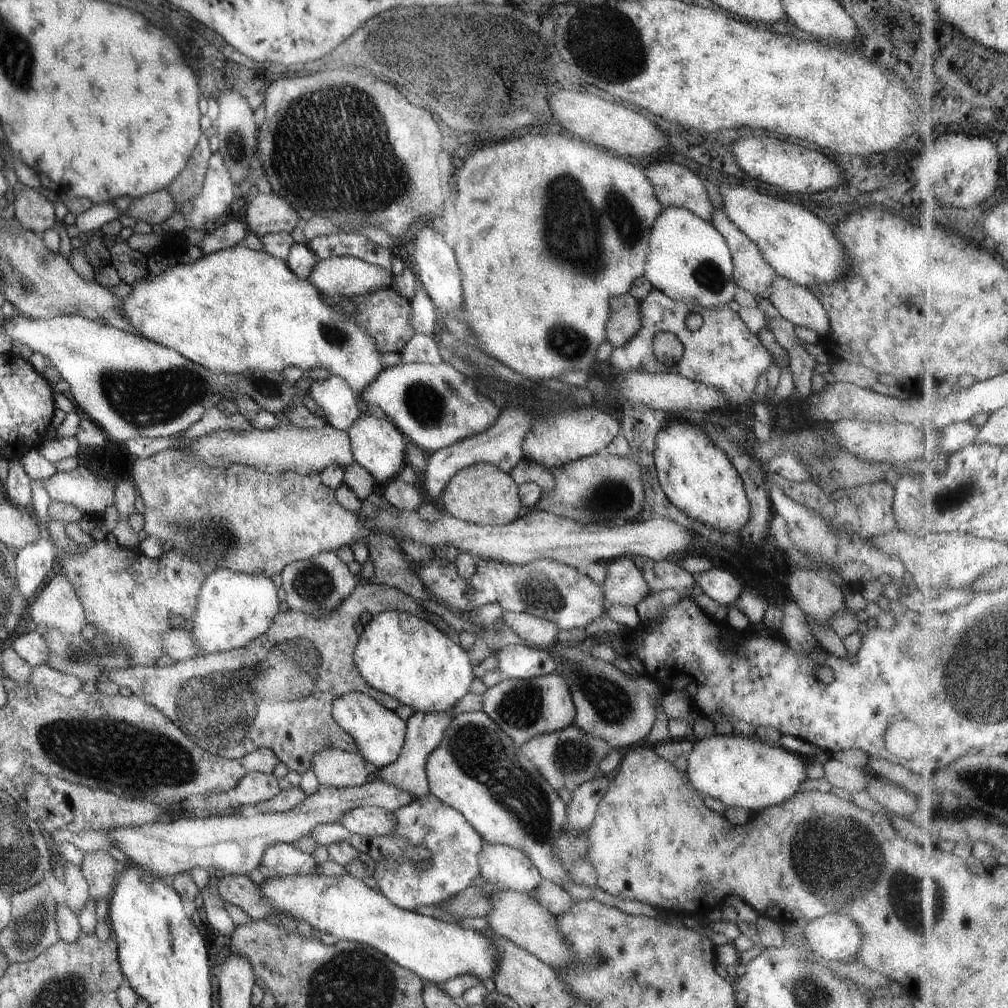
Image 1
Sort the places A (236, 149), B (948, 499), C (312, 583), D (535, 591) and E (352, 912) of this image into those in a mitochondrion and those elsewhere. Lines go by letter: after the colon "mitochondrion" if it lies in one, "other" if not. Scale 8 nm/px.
A: mitochondrion
B: mitochondrion
C: mitochondrion
D: mitochondrion
E: other

